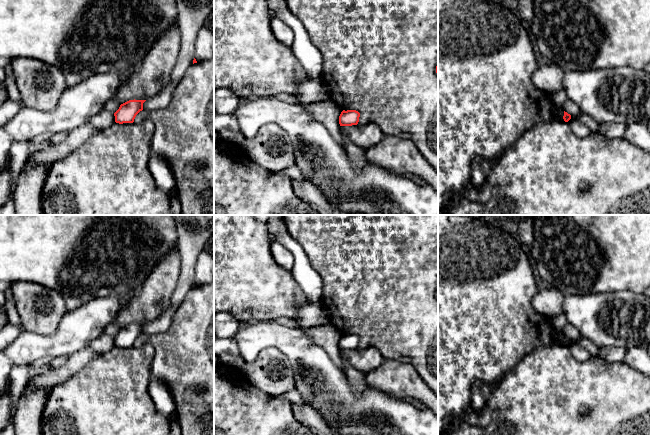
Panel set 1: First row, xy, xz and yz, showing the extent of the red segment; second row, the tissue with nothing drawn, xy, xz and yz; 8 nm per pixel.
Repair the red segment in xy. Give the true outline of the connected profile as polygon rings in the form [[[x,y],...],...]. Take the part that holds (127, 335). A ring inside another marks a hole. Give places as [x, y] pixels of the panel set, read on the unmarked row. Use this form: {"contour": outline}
{"contour": [[[129,324],[120,329],[114,337],[115,346],[119,348],[133,347],[136,339],[143,334],[143,327],[146,324]]]}

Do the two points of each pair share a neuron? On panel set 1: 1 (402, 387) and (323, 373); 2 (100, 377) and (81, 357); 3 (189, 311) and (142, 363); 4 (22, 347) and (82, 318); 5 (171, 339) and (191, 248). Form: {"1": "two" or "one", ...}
{"1": "two", "2": "two", "3": "two", "4": "one", "5": "two"}

